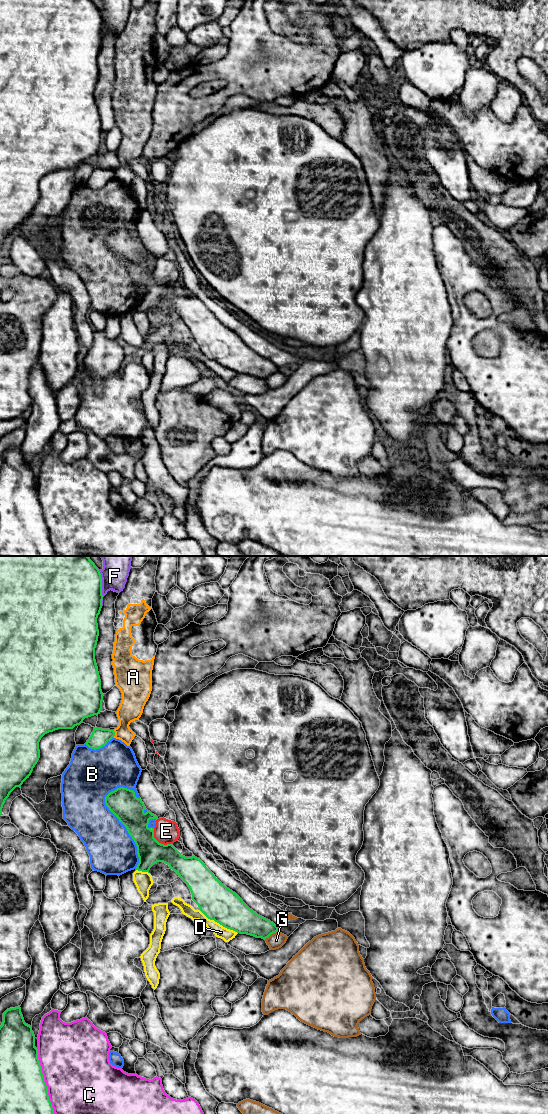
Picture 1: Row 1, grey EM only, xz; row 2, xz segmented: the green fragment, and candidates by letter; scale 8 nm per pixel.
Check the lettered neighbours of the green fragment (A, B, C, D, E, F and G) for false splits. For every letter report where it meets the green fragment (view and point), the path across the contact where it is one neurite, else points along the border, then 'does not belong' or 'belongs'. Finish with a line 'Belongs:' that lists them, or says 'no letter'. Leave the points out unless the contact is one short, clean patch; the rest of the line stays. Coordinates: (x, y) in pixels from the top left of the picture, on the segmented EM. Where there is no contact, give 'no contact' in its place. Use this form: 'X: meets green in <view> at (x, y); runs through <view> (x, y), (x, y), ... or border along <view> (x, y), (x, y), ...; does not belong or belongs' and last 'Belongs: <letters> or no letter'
A: meets green in xz at (114, 734); border along xz (113, 730), (114, 737); does not belong
B: meets green in xz at (123, 824); does not belong
C: meets green in xz at (44, 1081); does not belong
D: meets green in xz at (218, 922); does not belong
E: meets green in xz at (157, 841); does not belong
F: meets green in xz at (101, 583); does not belong
G: meets green in xz at (270, 934); does not belong
Belongs: no letter

